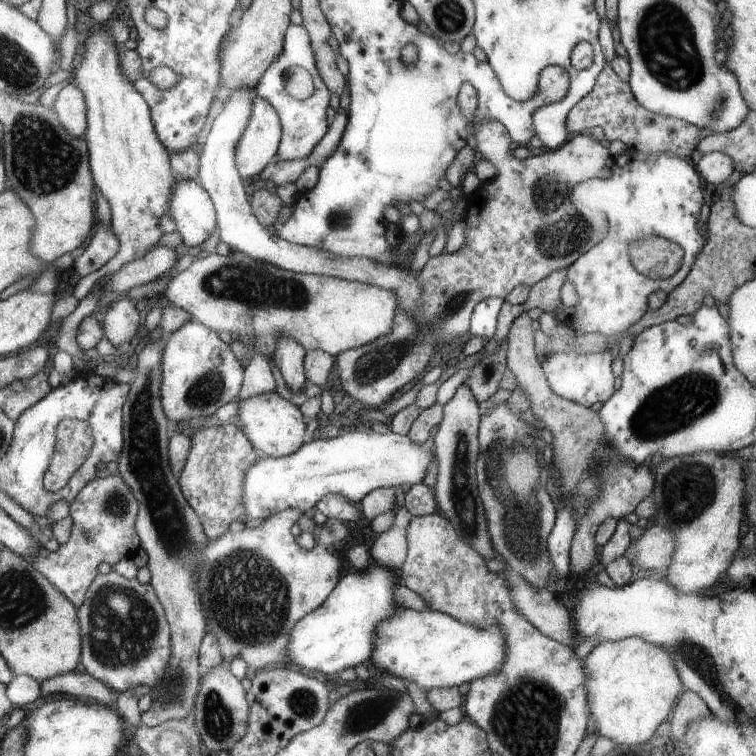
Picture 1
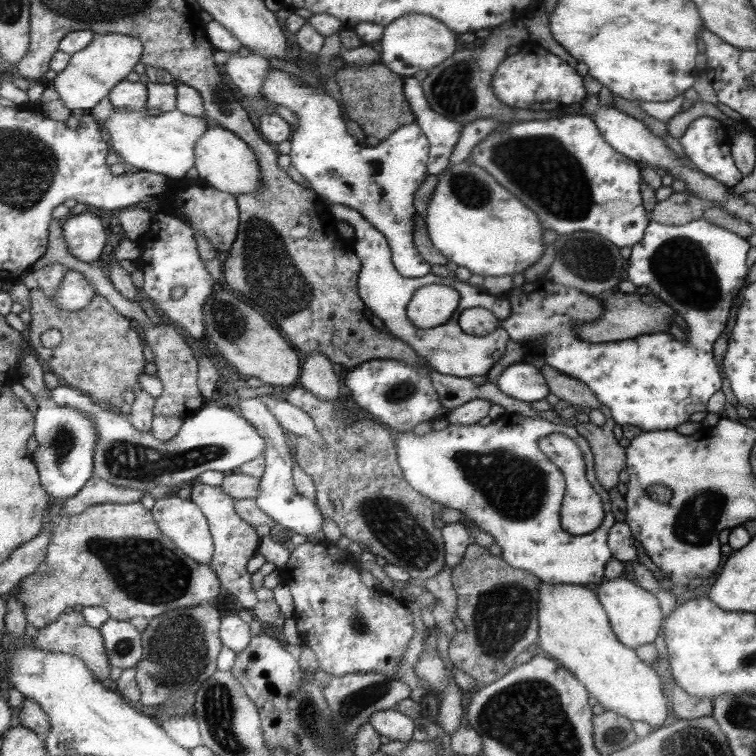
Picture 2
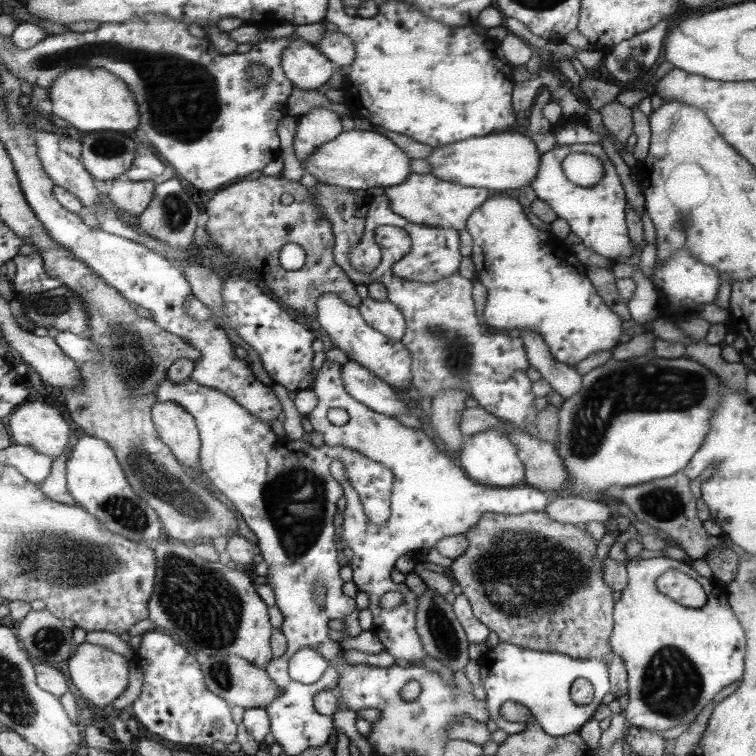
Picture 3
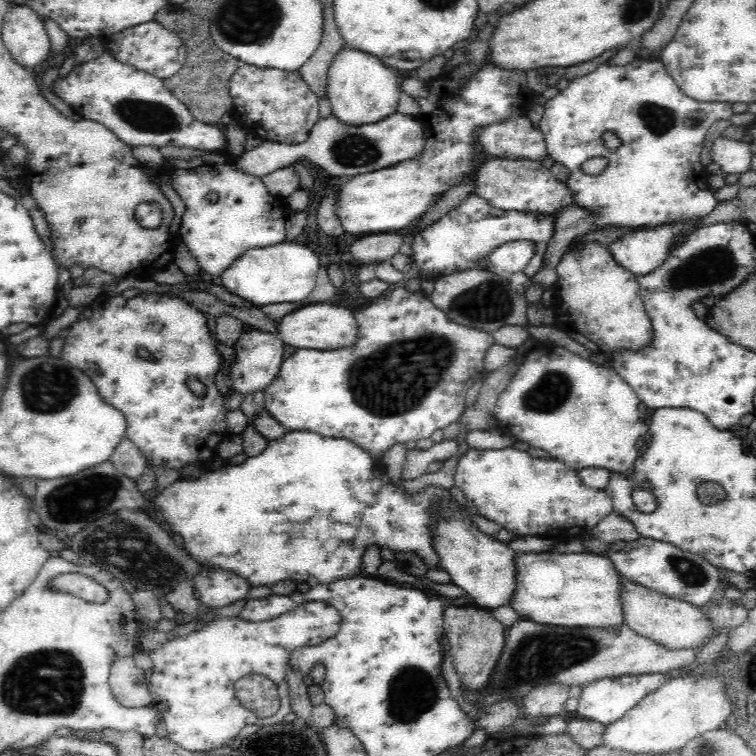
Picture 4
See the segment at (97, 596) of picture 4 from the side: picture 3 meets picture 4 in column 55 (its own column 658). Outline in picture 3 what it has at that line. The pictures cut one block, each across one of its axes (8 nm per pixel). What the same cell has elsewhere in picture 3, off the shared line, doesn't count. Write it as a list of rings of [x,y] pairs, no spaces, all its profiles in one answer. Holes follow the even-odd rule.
[[[667,570],[657,580],[657,590],[685,608],[703,608],[707,594],[703,586],[679,570]]]

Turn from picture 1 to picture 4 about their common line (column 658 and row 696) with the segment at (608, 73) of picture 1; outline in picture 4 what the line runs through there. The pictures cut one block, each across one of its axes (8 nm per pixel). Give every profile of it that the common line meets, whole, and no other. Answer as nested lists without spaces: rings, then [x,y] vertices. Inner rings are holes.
[[[116,658],[110,670],[110,688],[116,702],[124,708],[146,708],[154,706],[154,698],[144,676],[134,658]]]

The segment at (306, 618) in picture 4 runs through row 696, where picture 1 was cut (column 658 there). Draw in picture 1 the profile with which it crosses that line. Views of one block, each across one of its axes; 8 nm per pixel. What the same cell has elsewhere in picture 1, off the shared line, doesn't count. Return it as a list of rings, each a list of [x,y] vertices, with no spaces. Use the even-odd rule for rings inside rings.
[[[627,148],[623,154],[617,154],[611,162],[613,174],[607,180],[581,180],[573,186],[573,198],[577,202],[589,204],[591,212],[609,214],[609,234],[593,250],[587,250],[569,266],[565,272],[565,282],[569,282],[577,292],[577,304],[573,316],[565,326],[565,334],[601,334],[605,338],[617,336],[633,326],[647,310],[647,294],[661,290],[669,294],[677,290],[679,282],[689,278],[693,262],[701,256],[699,250],[705,246],[703,236],[697,230],[699,208],[703,206],[703,192],[699,176],[693,166],[683,158],[653,152],[643,154],[633,148]],[[657,236],[665,238],[683,248],[683,260],[675,274],[663,280],[649,280],[637,274],[627,258],[627,244],[635,238]]]

